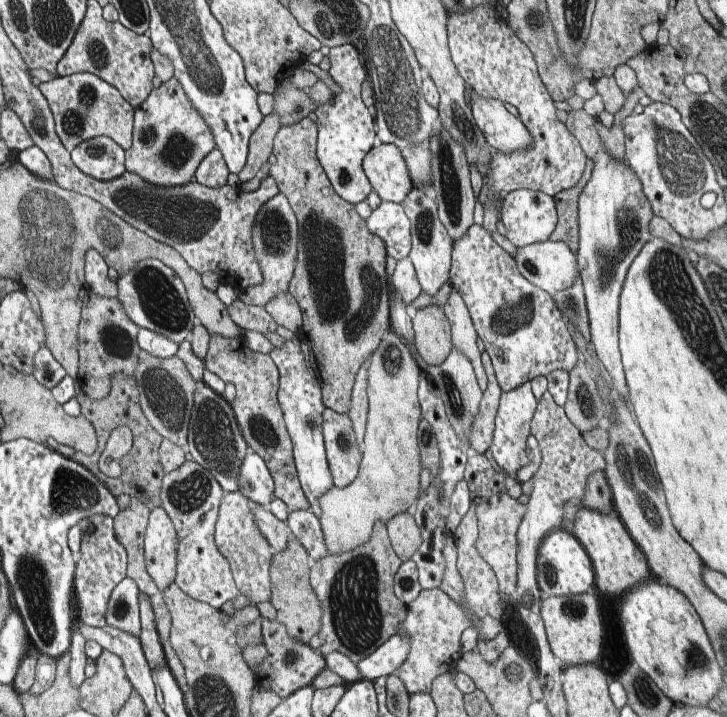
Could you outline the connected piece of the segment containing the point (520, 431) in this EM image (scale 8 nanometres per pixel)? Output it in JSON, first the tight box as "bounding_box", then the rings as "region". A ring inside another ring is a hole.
{"bounding_box":[489,382,539,479],"region":[[[532,382],[521,384],[517,389],[504,392],[499,400],[499,409],[495,418],[495,431],[489,449],[499,468],[508,476],[516,479],[516,472],[530,464],[526,452],[526,438],[532,433],[532,420],[536,416],[539,400],[533,393]]]}

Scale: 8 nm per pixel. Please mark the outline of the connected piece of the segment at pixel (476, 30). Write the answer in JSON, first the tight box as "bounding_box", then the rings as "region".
{"bounding_box":[448,2,589,207],"region":[[[498,2],[448,14],[448,37],[453,61],[468,88],[483,97],[500,99],[515,106],[534,140],[529,149],[510,154],[492,150],[493,158],[483,180],[485,184],[477,198],[484,207],[497,195],[518,189],[532,189],[556,196],[576,186],[589,158],[569,127],[557,119],[555,100],[541,79],[533,52],[518,38],[508,18],[498,16],[497,6]]]}

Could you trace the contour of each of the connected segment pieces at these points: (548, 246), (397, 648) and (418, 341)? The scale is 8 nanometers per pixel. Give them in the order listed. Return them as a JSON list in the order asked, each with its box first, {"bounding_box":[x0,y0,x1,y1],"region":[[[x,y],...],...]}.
[{"bounding_box":[515,240,580,294],"region":[[[548,240],[518,247],[518,254],[515,258],[522,276],[534,286],[540,287],[550,294],[569,289],[576,281],[580,281],[578,280],[580,265],[577,262],[577,255],[565,242],[551,242]]]},{"bounding_box":[357,632,410,682],"region":[[[397,632],[380,649],[357,664],[361,678],[374,682],[377,678],[396,673],[405,663],[410,647],[410,637]]]},{"bounding_box":[411,304,451,369],"region":[[[428,304],[411,312],[415,350],[428,369],[442,364],[451,353],[451,326],[443,306]]]}]

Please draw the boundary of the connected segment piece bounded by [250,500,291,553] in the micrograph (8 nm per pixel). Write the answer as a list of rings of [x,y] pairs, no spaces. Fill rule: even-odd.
[[[250,500],[251,510],[261,533],[268,540],[273,553],[280,552],[286,548],[287,542],[291,536],[288,524],[274,516],[274,513],[263,507],[263,505],[254,503]]]

